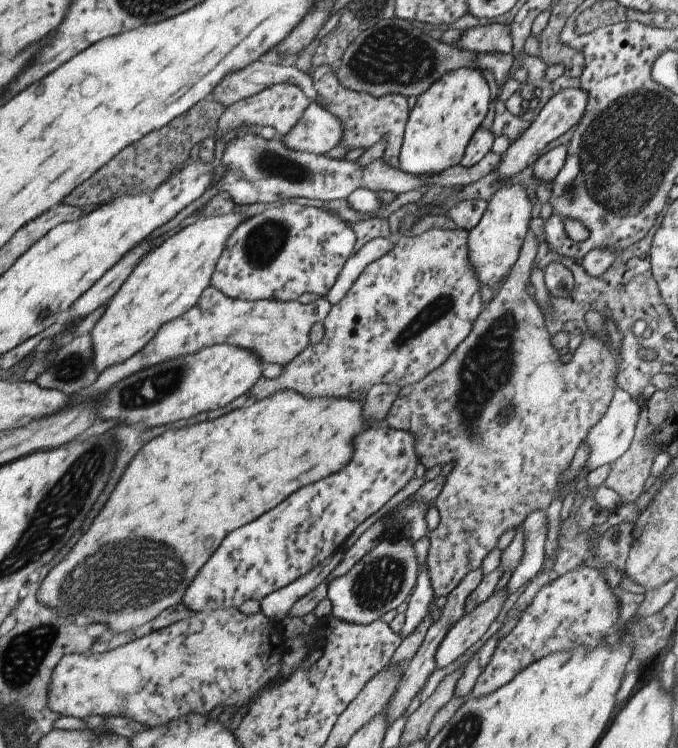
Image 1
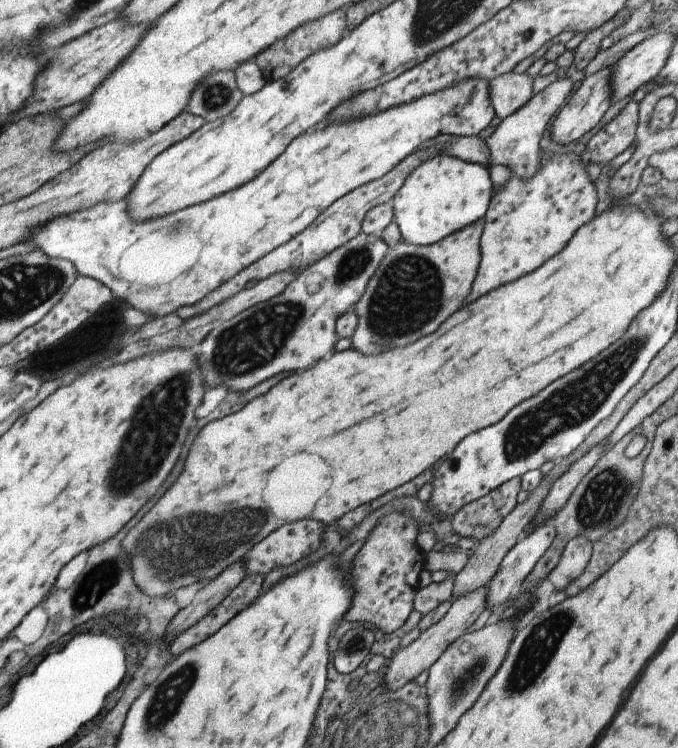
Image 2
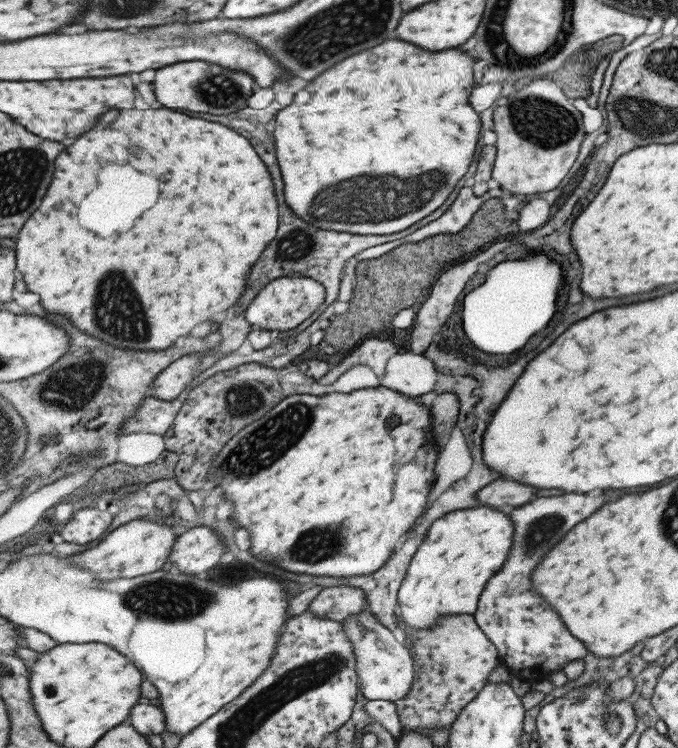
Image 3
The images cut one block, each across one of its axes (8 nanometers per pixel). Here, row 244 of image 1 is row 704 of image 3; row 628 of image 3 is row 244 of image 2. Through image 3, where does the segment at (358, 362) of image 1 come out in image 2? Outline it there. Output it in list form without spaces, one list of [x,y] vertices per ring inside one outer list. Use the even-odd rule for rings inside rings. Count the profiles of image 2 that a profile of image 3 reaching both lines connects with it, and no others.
[[[481,217],[434,243],[414,245],[401,241],[397,248],[389,249],[353,306],[357,324],[351,334],[351,348],[361,354],[377,354],[383,348],[403,348],[435,332],[469,294],[478,271],[483,227]]]

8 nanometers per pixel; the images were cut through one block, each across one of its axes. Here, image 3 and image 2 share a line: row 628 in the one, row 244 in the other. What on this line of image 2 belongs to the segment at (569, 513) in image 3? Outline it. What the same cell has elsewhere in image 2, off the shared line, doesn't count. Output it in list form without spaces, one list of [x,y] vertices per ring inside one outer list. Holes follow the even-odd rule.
[[[563,153],[554,156],[540,156],[539,170],[530,179],[521,180],[512,174],[512,177],[499,191],[493,191],[489,206],[485,211],[484,227],[480,236],[480,261],[477,276],[473,280],[471,292],[467,296],[467,304],[477,300],[479,296],[487,294],[489,290],[517,280],[539,268],[545,260],[555,256],[559,250],[565,248],[569,238],[573,236],[581,225],[588,223],[597,213],[597,196],[593,183],[585,173],[585,167],[580,158],[574,153]]]

